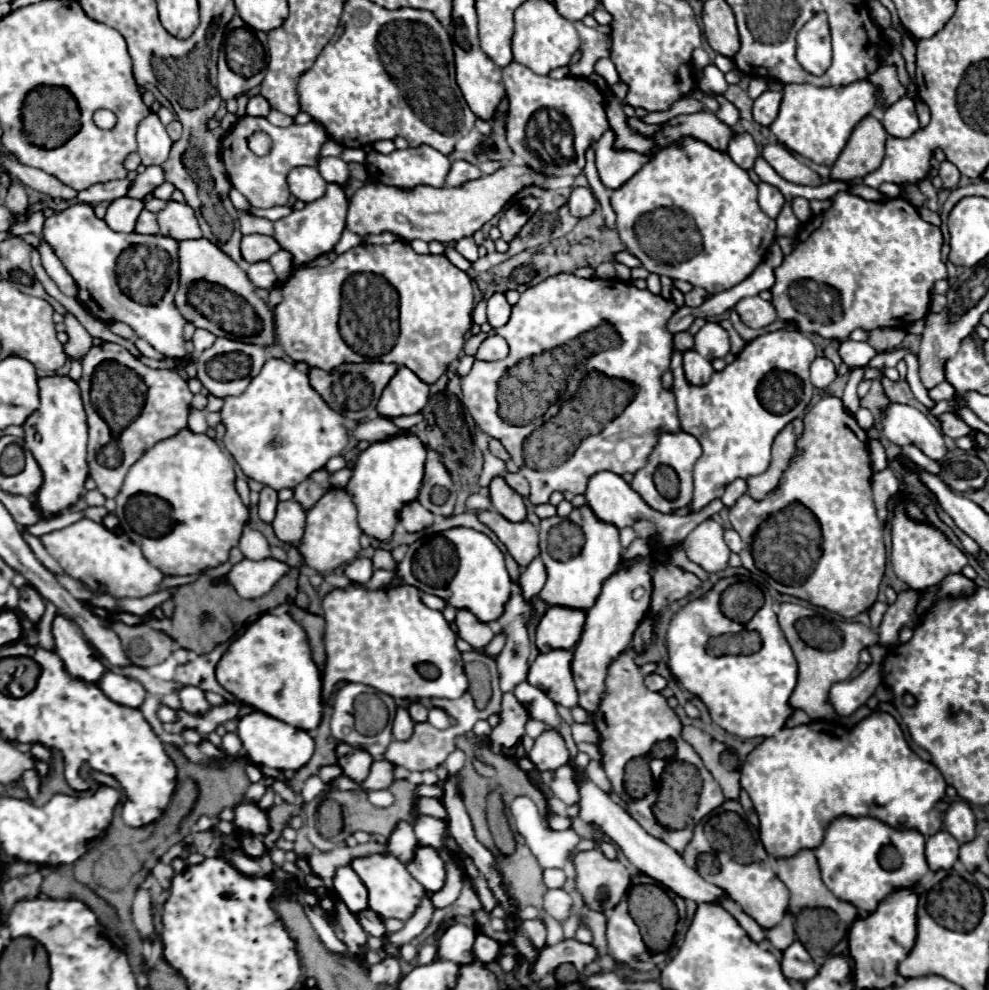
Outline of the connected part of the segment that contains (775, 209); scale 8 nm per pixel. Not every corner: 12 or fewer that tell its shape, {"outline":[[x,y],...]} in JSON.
{"outline":[[759,183],[759,207],[777,219],[785,205],[781,191]]}

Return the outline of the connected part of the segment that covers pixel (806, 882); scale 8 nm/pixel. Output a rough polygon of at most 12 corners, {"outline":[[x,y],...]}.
{"outline":[[815,853],[777,857],[789,911],[827,907],[851,925],[859,911],[823,885]]}

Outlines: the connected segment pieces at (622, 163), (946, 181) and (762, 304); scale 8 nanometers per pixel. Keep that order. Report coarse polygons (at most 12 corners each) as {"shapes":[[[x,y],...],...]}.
{"shapes":[[[609,129],[595,145],[597,171],[619,189],[655,153],[615,149]],[[943,161],[939,177],[943,189],[955,189],[961,173],[953,163]],[[759,295],[735,305],[747,327],[761,329],[777,319],[769,301]]]}

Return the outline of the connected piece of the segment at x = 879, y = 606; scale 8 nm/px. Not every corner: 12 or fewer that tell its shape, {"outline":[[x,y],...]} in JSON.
{"outline":[[875,603],[869,609],[871,629],[877,631],[887,611],[887,603]]}

